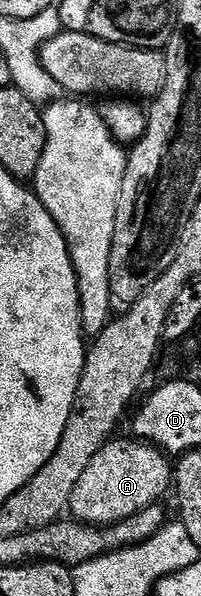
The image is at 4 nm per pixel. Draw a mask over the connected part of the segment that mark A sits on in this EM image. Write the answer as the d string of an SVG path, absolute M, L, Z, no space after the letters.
M136 438L129 440L110 439L91 458L91 466L79 477L75 494L71 498L68 511L72 519L82 524L108 526L118 524L127 518L137 516L144 508L158 503L165 491L170 491L174 483L174 465L170 457L160 448Z

